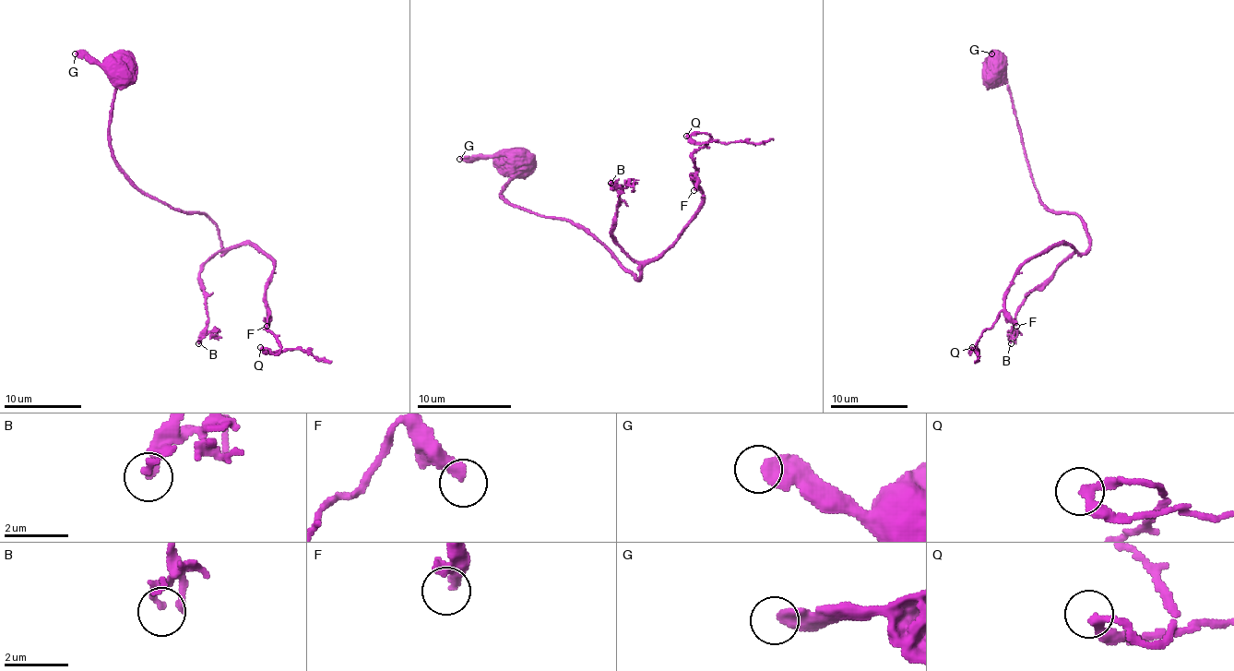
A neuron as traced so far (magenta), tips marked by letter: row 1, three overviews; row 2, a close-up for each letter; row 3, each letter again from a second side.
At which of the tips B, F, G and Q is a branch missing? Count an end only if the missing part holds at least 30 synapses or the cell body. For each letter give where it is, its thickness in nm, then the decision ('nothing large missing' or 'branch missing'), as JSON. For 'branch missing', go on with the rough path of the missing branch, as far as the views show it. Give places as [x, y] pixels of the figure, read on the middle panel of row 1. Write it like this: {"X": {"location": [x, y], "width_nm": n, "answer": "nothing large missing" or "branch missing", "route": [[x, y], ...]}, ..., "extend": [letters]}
{"B": {"location": [611, 183], "width_nm": 160, "answer": "nothing large missing"}, "F": {"location": [694, 190], "width_nm": 340, "answer": "branch missing"}, "G": {"location": [459, 159], "width_nm": 500, "answer": "nothing large missing"}, "Q": {"location": [686, 136], "width_nm": 240, "answer": "nothing large missing"}, "extend": ["F"]}

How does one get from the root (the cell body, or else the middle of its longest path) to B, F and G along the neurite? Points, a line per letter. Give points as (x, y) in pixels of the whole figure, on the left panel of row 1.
B: (122, 68), (110, 117), (115, 165), (218, 231), (223, 252), (200, 273), (208, 322), (198, 343)
F: (122, 68), (110, 117), (115, 165), (173, 208), (202, 211), (223, 252), (251, 245), (272, 260), (266, 326)
G: (122, 68), (125, 66), (88, 63), (75, 53)

